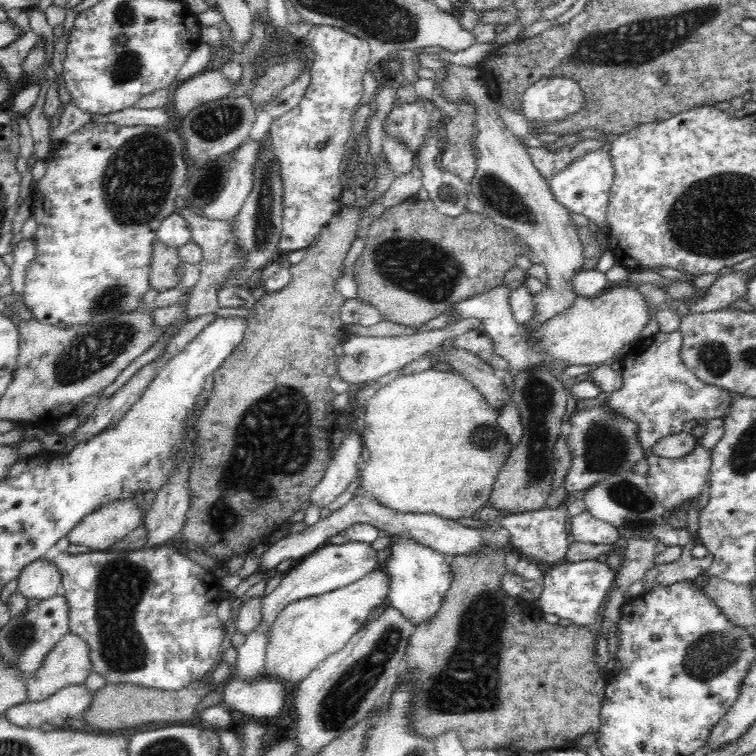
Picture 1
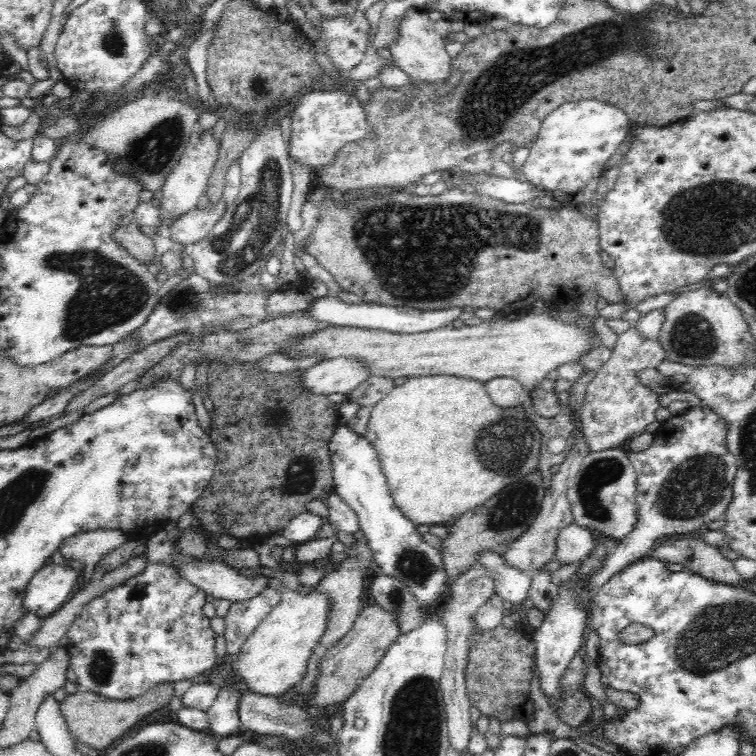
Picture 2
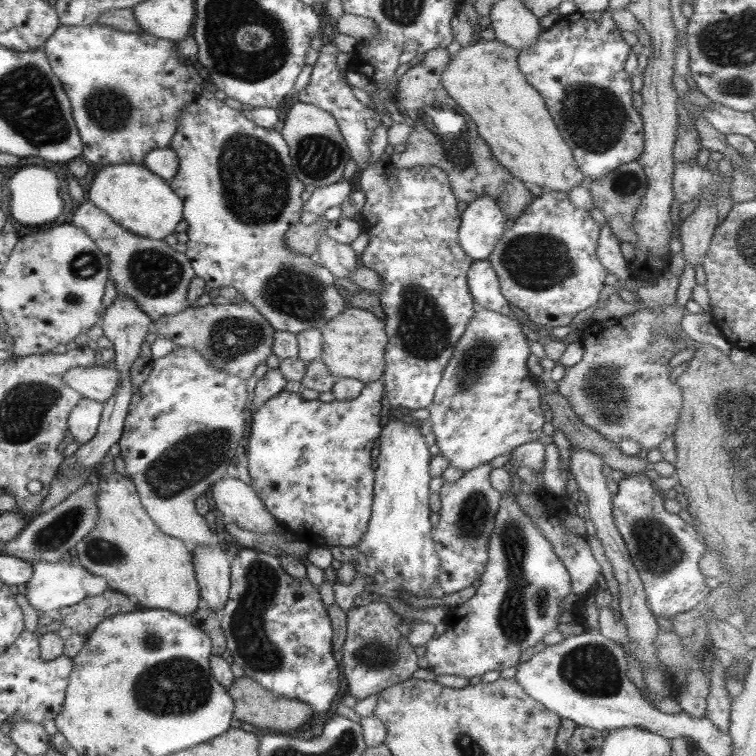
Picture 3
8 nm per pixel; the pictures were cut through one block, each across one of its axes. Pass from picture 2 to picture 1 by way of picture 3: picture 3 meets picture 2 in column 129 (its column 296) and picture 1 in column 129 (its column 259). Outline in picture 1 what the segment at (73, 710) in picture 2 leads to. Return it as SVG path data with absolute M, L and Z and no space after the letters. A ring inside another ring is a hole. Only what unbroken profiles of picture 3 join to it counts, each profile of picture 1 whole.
M211 680L196 681L175 691L154 690L131 684L110 684L106 683L91 694L88 706L84 708L80 716L85 722L87 731L96 733L110 733L113 730L122 730L122 728L132 728L140 726L146 722L174 722L180 718L186 720L192 719L196 712L196 705L202 698L208 694L211 687Z

